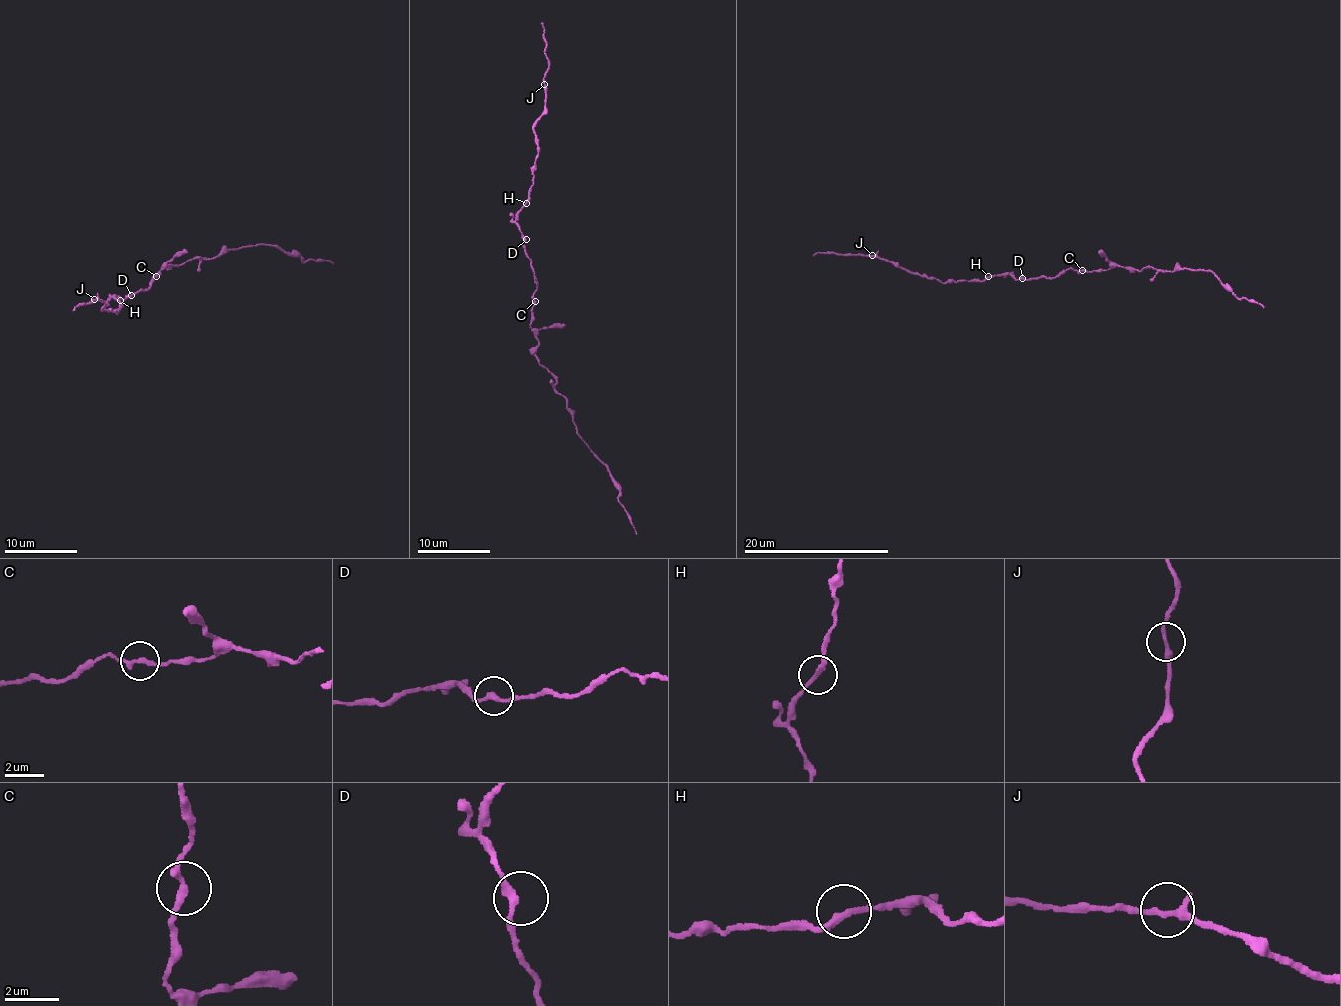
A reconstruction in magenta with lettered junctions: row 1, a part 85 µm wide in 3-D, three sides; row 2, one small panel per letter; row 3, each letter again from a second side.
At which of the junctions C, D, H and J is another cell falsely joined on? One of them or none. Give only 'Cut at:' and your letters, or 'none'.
Cut at: none

